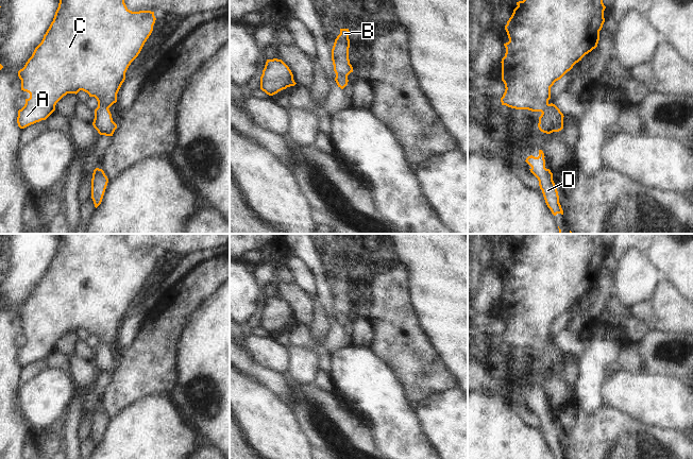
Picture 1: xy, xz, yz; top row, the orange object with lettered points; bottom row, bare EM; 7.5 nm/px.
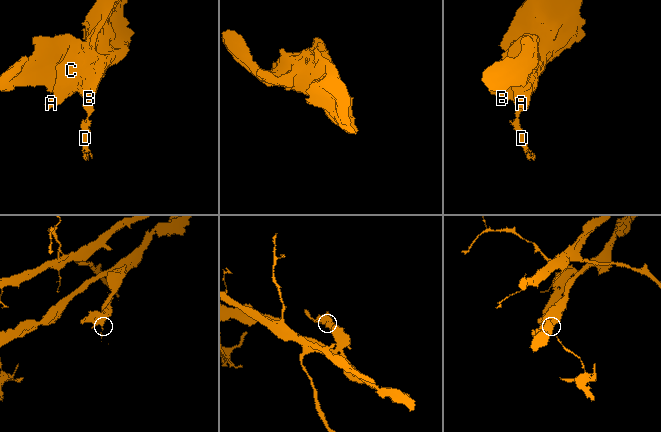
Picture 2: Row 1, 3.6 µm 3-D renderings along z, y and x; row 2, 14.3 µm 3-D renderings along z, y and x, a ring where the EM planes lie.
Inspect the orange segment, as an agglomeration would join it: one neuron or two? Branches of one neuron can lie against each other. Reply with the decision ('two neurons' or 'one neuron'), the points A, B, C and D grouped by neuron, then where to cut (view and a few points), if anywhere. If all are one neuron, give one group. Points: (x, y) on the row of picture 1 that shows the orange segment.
two neurons | A B C / D | xz (336, 73), (347, 77)

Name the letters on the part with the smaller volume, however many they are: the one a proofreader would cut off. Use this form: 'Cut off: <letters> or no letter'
Cut off: D

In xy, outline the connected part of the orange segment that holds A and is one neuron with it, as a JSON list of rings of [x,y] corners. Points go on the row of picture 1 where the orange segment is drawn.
[[[60,0],[53,21],[41,42],[35,48],[24,67],[18,71],[21,90],[30,94],[24,106],[18,110],[18,126],[24,129],[46,120],[64,96],[77,95],[80,90],[95,97],[98,106],[109,108],[117,102],[117,94],[125,80],[125,72],[151,35],[155,20],[154,12],[132,12],[126,7],[124,0]]]

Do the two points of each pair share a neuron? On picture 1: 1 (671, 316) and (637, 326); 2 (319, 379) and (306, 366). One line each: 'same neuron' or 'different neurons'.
1: same neuron
2: different neurons

